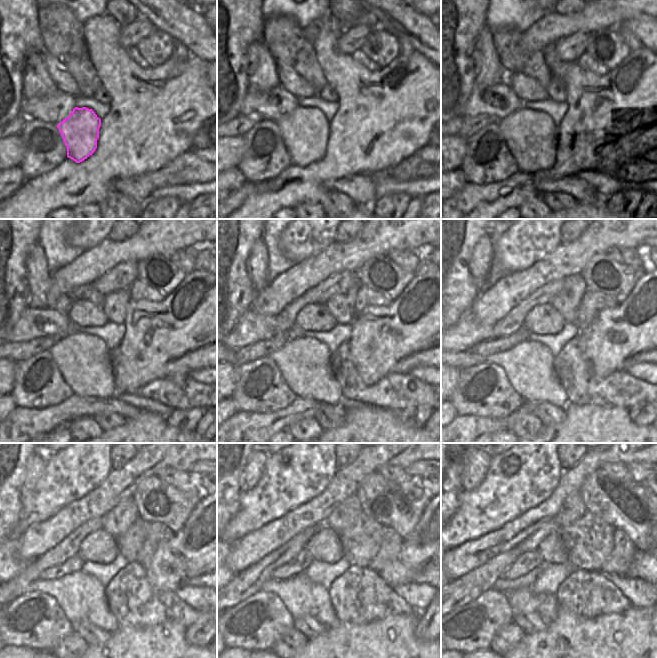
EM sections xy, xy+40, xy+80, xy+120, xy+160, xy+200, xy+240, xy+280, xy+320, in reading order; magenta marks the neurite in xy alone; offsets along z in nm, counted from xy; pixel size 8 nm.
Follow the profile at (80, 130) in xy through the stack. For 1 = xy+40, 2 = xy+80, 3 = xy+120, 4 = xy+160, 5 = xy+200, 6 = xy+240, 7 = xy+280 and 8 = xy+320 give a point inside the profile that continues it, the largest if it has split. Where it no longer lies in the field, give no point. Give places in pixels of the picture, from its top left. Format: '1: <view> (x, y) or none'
1: xy+40 (305, 131)
2: xy+80 (531, 136)
3: xy+120 (84, 361)
4: xy+160 (305, 363)
5: xy+200 (528, 365)
6: xy+240 (81, 596)
7: xy+280 (301, 596)
8: xy+320 (524, 600)

